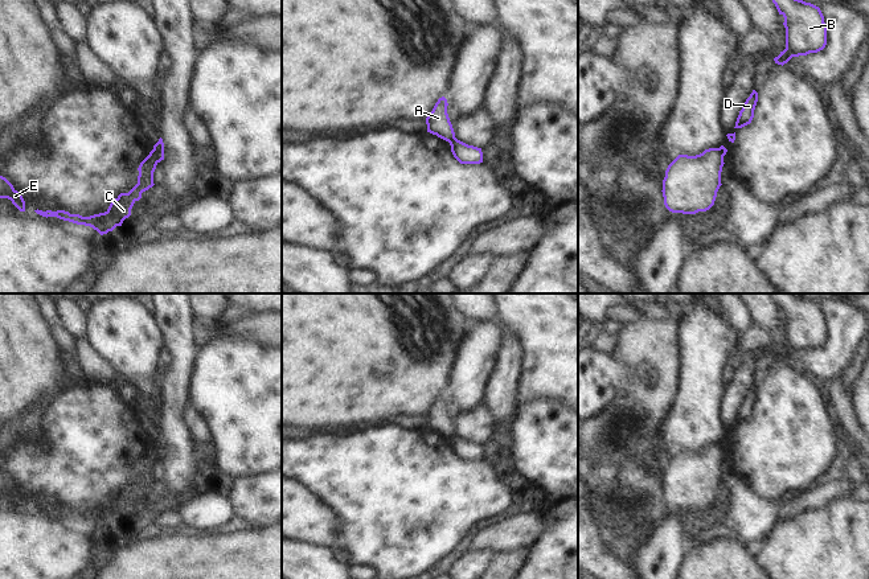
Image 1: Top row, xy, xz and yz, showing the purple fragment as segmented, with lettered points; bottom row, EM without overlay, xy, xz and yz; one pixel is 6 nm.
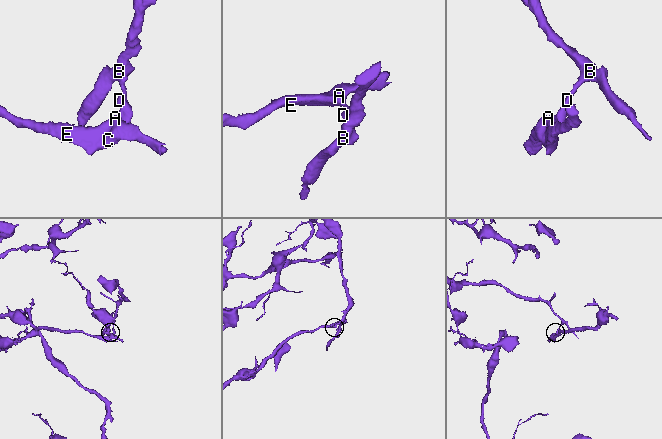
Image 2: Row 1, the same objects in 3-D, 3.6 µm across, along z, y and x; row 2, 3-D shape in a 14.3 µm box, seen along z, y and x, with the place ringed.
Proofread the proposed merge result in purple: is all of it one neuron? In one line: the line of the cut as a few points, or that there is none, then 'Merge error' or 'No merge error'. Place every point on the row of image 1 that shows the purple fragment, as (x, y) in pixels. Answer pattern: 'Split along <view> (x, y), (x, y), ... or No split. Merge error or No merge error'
Split along xy (152, 150), (159, 161). Merge error.

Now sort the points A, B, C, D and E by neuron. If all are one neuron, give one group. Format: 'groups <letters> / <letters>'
groups A C E / B D

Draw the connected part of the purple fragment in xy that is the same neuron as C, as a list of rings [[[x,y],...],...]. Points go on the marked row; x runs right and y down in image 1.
[[[153,151],[140,163],[138,171],[138,184],[128,192],[120,193],[115,200],[111,201],[108,209],[104,213],[94,214],[90,217],[82,217],[79,214],[70,214],[65,210],[34,210],[42,217],[57,217],[63,221],[69,221],[77,225],[90,226],[97,230],[101,235],[112,231],[116,226],[122,226],[123,221],[131,215],[131,209],[136,201],[142,198],[142,193],[152,188],[153,172],[157,165],[157,159]]]

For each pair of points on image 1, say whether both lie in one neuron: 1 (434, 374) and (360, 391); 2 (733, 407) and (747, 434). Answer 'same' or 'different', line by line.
1: same
2: different

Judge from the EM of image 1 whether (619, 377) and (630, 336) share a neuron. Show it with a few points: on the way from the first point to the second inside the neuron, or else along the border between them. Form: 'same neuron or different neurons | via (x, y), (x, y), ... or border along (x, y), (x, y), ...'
different neurons | border along (613, 356), (628, 374), (624, 394)

